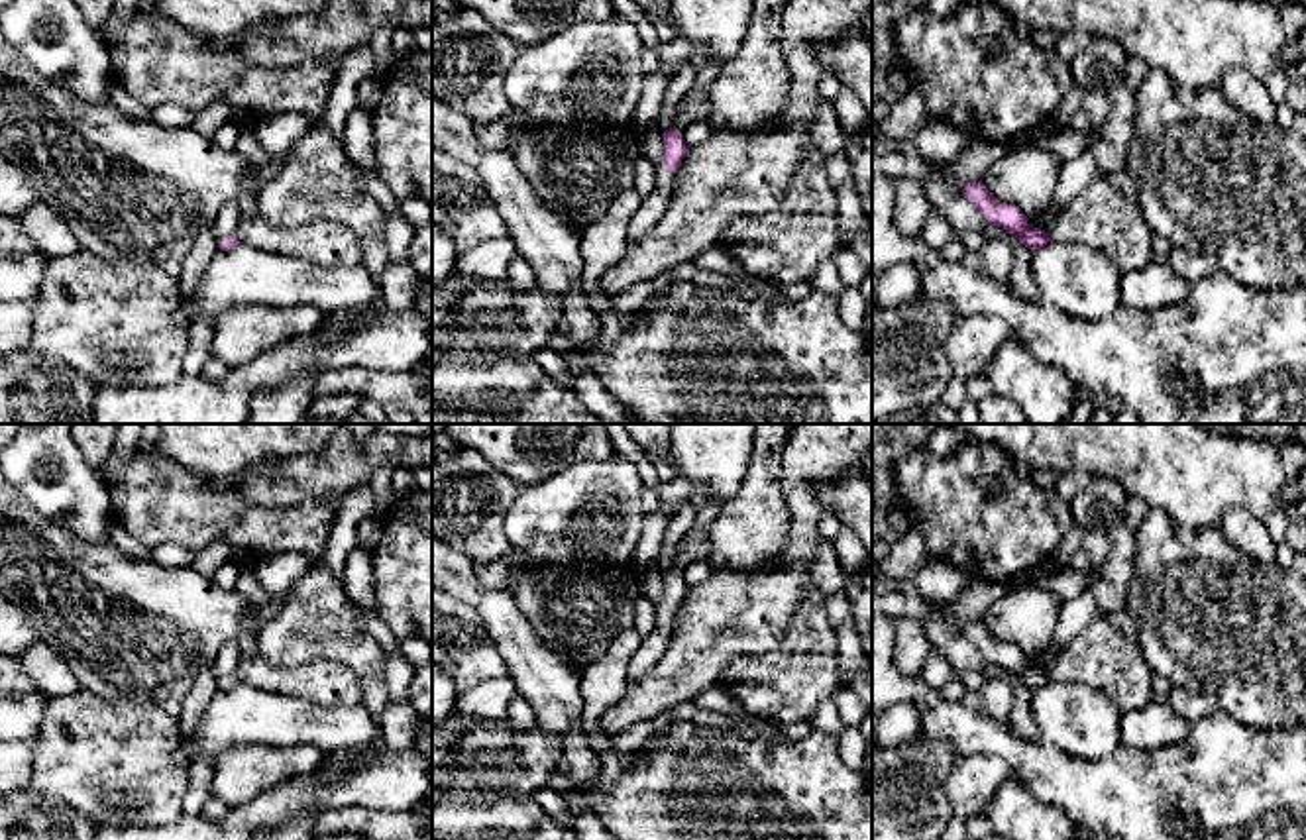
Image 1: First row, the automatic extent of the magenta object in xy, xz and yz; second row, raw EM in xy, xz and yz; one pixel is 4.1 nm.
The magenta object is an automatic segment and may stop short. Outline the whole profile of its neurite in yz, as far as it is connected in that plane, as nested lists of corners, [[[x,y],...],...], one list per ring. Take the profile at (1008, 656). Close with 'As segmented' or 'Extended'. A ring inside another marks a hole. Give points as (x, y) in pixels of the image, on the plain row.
[[[982,620],[966,624],[960,636],[972,642],[988,663],[1015,675],[1031,691],[1053,681],[1045,669],[1029,665],[1027,656],[1015,644],[998,640]]]. As segmented

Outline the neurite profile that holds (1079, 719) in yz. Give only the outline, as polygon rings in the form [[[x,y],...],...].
[[[1049,681],[1031,691],[1043,740],[1078,760],[1100,760],[1121,746],[1121,712],[1098,689]]]

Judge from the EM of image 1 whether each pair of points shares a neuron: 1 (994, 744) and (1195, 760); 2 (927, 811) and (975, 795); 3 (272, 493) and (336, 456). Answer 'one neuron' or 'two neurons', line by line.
1: one neuron
2: two neurons
3: one neuron

